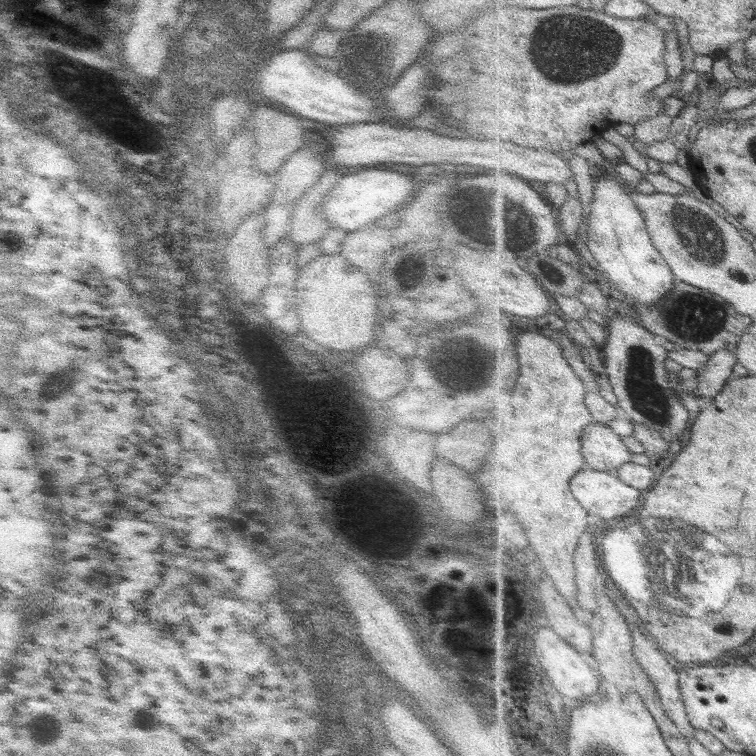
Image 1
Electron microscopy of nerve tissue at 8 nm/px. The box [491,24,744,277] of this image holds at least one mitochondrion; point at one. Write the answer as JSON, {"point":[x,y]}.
{"point":[599,48]}

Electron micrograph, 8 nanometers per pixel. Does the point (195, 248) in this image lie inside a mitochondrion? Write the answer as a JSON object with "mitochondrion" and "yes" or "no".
{"mitochondrion":"yes"}

